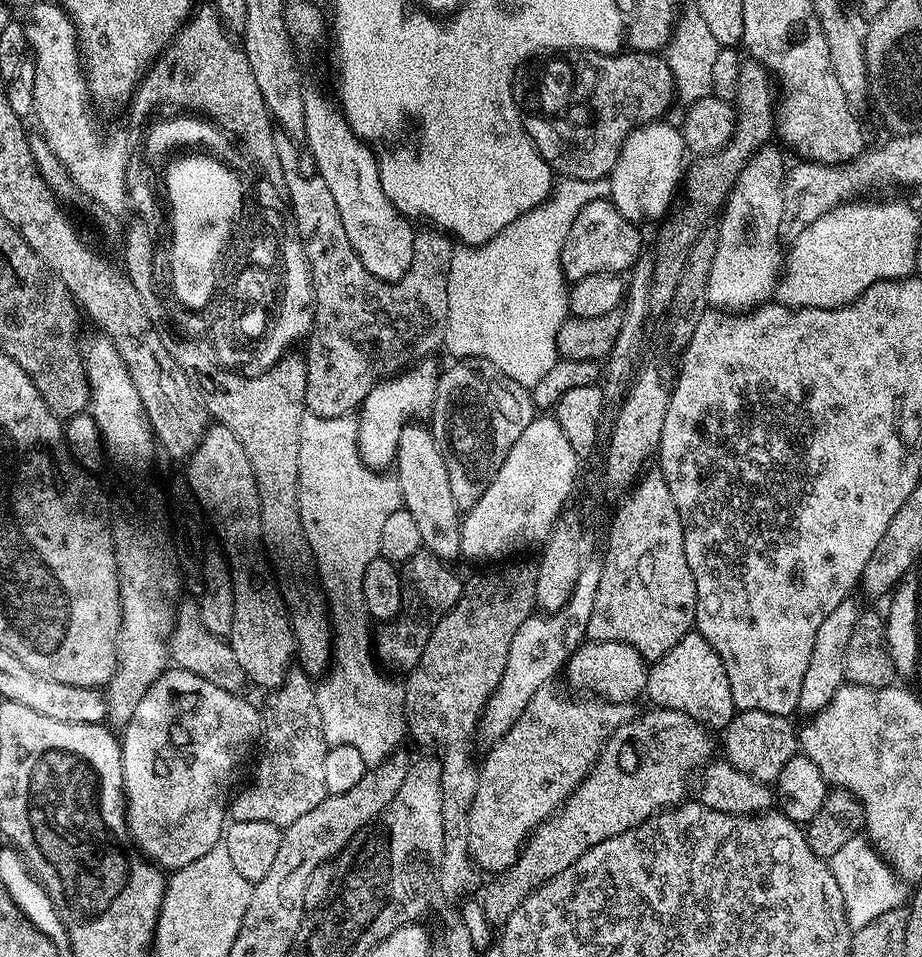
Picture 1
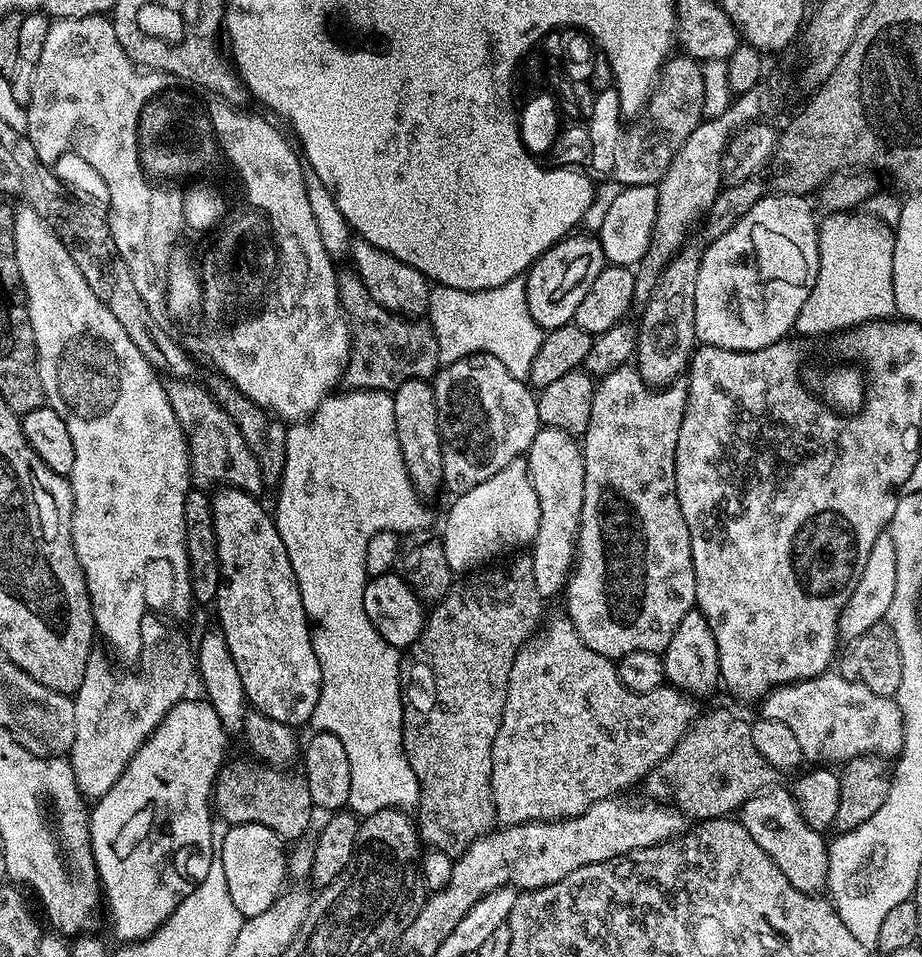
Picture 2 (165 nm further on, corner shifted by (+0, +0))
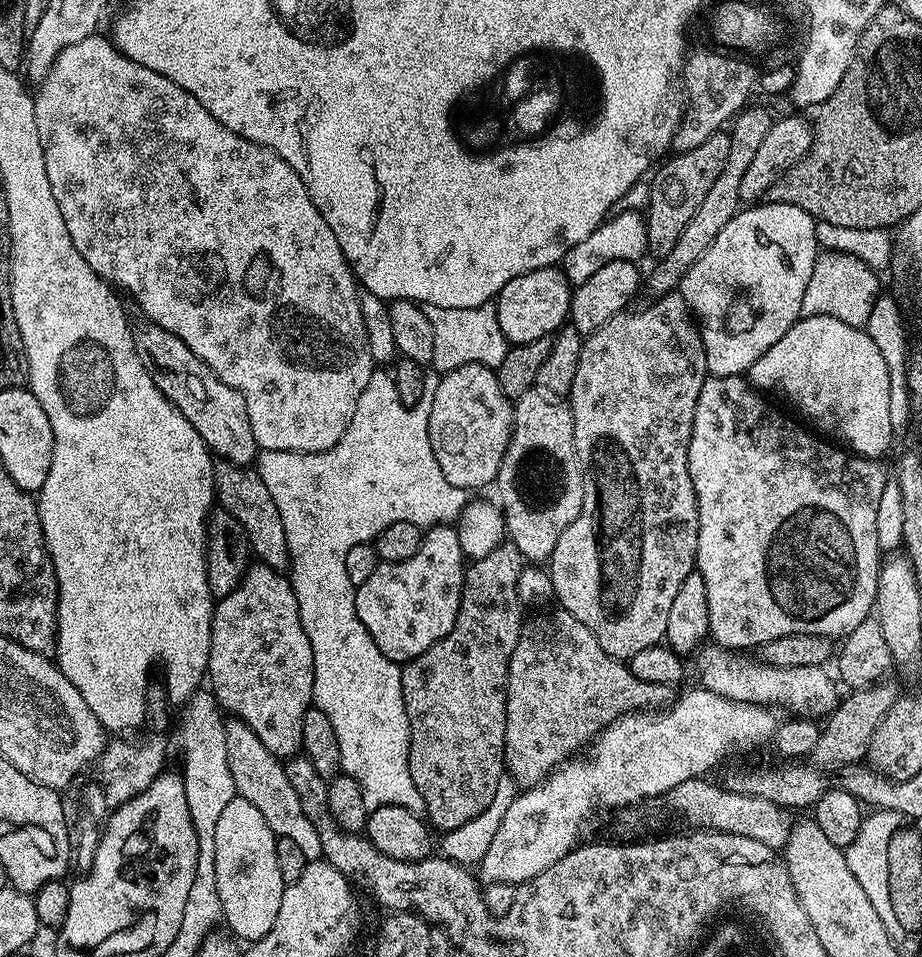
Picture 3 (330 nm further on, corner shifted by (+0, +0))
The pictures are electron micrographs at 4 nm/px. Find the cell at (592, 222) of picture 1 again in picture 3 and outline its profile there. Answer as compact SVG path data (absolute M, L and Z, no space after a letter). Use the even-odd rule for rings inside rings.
M556 266L530 270L518 278L510 278L510 282L502 286L494 301L498 326L502 326L502 334L509 345L543 340L565 327L570 316L573 291L568 277Z

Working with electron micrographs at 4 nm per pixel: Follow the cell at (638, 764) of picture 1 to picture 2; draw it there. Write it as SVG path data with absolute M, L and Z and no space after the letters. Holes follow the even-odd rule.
M716 708L702 716L658 765L672 807L689 817L697 816L700 822L735 813L747 800L754 798L754 794L769 787L774 774L774 768L754 747L752 725L747 719L744 721L724 708Z

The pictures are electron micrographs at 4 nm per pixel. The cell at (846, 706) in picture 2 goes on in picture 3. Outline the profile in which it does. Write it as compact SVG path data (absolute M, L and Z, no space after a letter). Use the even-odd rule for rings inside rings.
M719 646L708 647L701 647L695 657L696 668L700 671L698 684L714 694L742 704L760 704L773 710L785 708L788 711L786 713L796 718L824 718L838 707L837 681L828 680L825 669L821 666L778 668L762 664L753 657L751 660L748 657L751 655L741 654L736 650Z

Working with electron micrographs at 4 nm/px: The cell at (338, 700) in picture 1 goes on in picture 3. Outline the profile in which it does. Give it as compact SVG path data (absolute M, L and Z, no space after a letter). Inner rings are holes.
M373 371L370 382L366 382L366 390L362 390L362 398L358 398L358 402L354 406L354 418L350 418L350 426L346 426L342 438L333 448L325 452L263 450L254 461L254 470L260 475L262 482L266 482L266 490L270 490L270 498L274 498L274 506L278 506L278 514L282 514L282 526L286 530L292 589L298 598L298 614L302 618L302 630L306 630L306 638L310 638L310 646L314 654L312 703L315 707L320 708L322 714L326 714L326 718L330 718L330 722L334 725L343 775L354 778L354 782L358 782L358 786L362 789L362 798L369 810L393 804L420 814L424 812L424 799L422 794L418 794L408 769L408 715L404 709L404 695L400 681L401 665L395 660L386 658L386 654L382 654L378 650L378 646L374 646L374 638L370 638L366 626L362 626L362 622L358 618L356 588L346 574L346 553L354 546L375 541L376 536L382 534L382 530L386 530L386 526L394 526L394 522L414 522L421 530L428 530L433 526L455 525L464 513L465 506L470 503L470 492L469 489L450 486L450 482L446 482L446 474L442 474L442 466L438 466L438 458L434 458L434 450L430 446L427 407L404 404L402 398L398 398L400 384L392 381L384 372L387 371Z

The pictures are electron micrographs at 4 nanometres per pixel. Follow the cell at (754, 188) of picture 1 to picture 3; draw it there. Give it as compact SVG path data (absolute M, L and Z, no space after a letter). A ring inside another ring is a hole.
M760 202L745 207L682 278L678 291L699 327L711 375L744 376L801 319L802 294L818 255L816 225L798 206Z

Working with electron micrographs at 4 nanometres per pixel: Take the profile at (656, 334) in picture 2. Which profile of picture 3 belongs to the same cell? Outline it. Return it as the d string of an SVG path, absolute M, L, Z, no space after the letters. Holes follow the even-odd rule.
M721 130L706 138L702 146L694 146L694 150L669 155L651 173L652 185L648 188L648 212L644 225L648 235L648 252L654 254L653 257L665 256L674 250L674 242L678 242L686 222L694 218L698 206L702 206L702 198L706 198L710 186L714 186L718 174L722 174L726 154L730 154L730 138L727 131Z

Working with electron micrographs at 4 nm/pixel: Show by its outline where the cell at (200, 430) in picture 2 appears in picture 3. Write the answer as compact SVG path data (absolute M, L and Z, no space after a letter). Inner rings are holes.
M220 462L216 469L216 500L219 507L225 508L238 522L242 522L242 530L246 530L249 549L259 563L277 570L289 567L288 547L286 546L286 530L282 526L282 514L278 514L278 506L274 506L274 498L270 498L270 490L266 490L266 482L255 470L239 464Z

